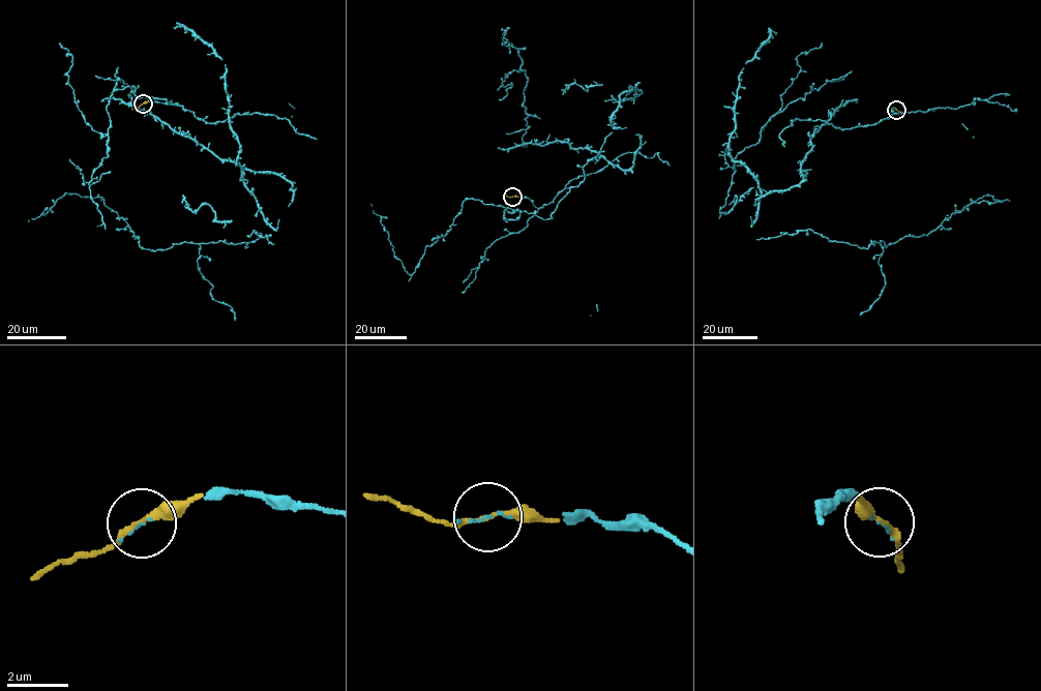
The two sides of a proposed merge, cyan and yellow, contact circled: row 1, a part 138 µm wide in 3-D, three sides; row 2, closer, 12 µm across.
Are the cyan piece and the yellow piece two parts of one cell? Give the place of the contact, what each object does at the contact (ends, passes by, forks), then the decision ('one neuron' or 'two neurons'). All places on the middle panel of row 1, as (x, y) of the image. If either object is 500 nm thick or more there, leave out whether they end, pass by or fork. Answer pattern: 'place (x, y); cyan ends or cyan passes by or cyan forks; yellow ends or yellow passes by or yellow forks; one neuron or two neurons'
place (512, 197); cyan ends; yellow passes by; one neuron

